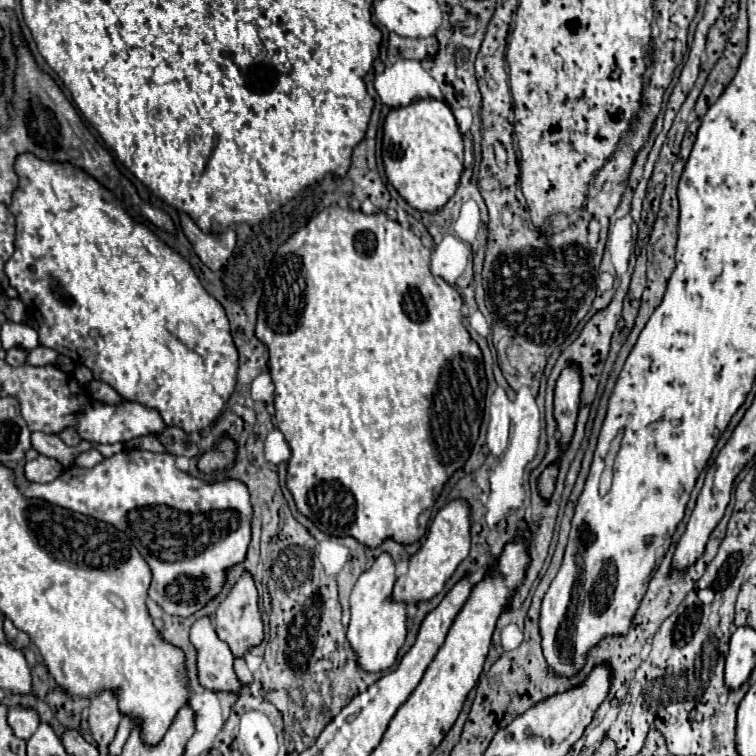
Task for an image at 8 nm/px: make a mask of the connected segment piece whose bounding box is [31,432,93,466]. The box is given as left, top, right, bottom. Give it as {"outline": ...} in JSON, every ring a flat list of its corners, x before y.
{"outline":[[31,432,31,444,33,448,43,454,43,456,51,456,55,460,59,460,63,466,71,466,73,464,73,458,79,454,79,452,85,452,89,450,93,444,83,440,79,446,71,448,71,446,65,446,55,434,45,434,45,432]]}

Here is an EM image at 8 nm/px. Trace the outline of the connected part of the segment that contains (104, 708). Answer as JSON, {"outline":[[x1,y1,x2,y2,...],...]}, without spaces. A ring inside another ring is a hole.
{"outline":[[111,692,97,694,89,704,87,720,89,720,89,728,91,728,91,734,93,734,93,740,97,742,97,746,101,746,101,748,109,746,111,740,115,738,115,732,121,722,115,694,111,694]]}

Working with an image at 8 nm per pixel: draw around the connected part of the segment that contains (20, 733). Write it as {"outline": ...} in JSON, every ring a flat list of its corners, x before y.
{"outline":[[11,708,9,710,9,726,13,734,21,740,29,740,31,734,39,726,39,716,35,710,25,710,25,708]]}

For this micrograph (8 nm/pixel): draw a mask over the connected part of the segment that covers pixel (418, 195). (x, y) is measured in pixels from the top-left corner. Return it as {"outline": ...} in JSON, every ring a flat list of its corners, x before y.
{"outline":[[427,98,393,108,383,124,383,148,389,154,383,156,387,178,409,206,435,212,455,194,463,172,463,134,443,100]]}

